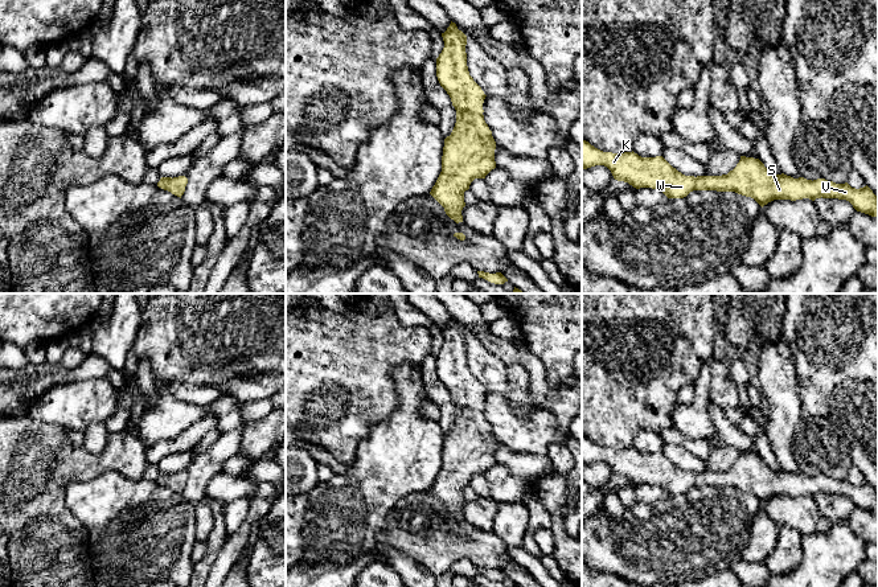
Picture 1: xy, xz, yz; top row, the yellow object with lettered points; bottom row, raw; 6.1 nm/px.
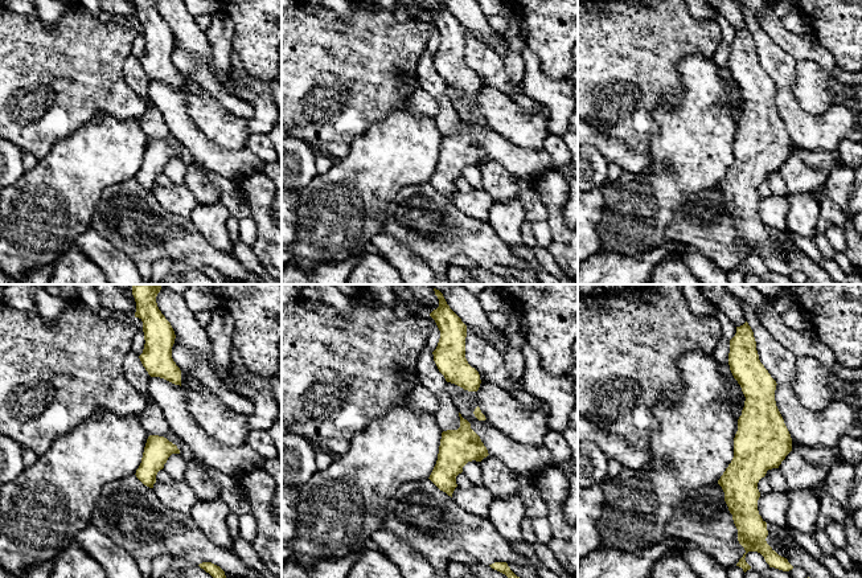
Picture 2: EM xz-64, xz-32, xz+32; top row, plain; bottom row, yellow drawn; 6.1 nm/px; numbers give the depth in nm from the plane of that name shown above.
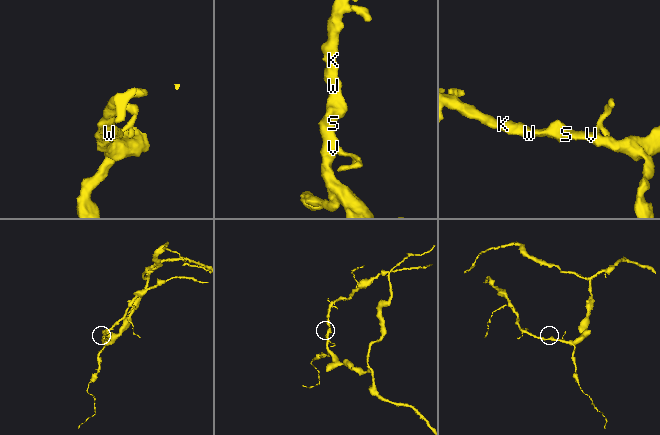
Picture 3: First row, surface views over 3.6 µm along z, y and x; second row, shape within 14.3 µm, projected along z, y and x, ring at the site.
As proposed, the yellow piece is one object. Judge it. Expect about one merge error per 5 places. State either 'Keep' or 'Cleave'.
Keep

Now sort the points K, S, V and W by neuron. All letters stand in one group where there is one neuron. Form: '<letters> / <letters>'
K S V W

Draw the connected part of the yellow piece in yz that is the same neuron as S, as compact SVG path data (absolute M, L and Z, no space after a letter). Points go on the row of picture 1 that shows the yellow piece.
M582 139L582 169L607 167L614 178L636 189L652 188L668 198L684 198L693 190L735 192L754 198L762 208L774 200L838 198L849 201L857 212L878 217L878 197L866 185L852 188L825 178L793 178L771 173L759 159L740 156L737 167L722 176L685 176L662 156L603 152Z

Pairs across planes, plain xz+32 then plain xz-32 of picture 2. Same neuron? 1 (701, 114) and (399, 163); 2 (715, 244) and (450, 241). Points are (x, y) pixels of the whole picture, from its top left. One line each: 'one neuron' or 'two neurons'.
1: one neuron
2: one neuron

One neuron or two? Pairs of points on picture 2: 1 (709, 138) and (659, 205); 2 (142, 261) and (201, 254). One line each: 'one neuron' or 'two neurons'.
1: one neuron
2: one neuron

